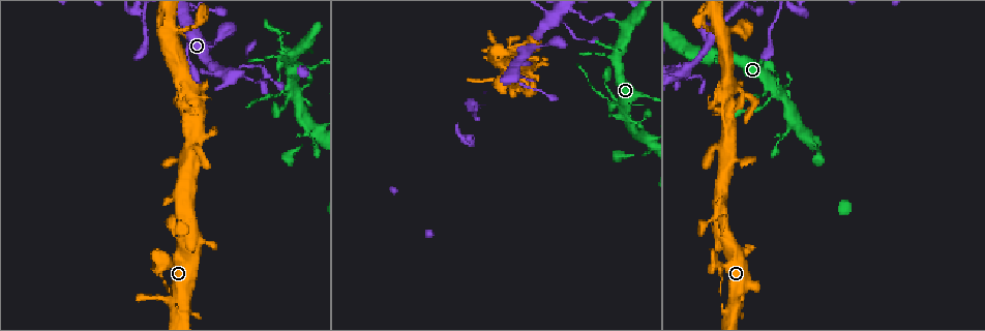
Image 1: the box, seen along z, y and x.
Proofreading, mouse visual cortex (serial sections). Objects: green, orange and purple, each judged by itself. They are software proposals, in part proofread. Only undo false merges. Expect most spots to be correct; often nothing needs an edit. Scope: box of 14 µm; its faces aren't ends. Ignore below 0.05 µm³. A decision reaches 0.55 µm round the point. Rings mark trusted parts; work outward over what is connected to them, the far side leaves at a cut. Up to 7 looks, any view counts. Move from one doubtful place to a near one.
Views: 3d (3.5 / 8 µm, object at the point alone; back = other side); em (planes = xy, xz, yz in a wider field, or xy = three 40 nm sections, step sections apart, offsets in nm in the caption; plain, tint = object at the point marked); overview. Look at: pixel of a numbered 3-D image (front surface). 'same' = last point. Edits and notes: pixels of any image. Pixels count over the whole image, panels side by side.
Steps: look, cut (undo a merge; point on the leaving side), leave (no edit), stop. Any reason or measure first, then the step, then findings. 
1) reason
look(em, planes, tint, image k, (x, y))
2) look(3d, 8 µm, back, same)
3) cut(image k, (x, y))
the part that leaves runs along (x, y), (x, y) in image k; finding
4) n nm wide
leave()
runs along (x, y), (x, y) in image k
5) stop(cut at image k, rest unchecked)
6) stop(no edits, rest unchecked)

look(3d, 3.5 µm, image 1, (728, 95))

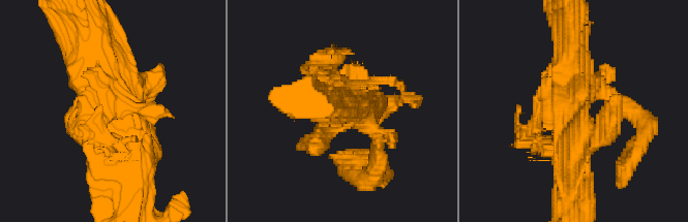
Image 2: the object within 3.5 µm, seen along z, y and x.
look(em, xy, step 5, tint, image 2, (126, 110))

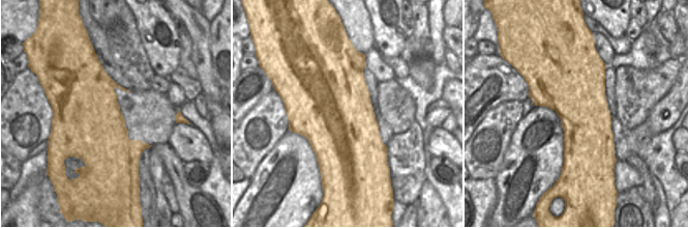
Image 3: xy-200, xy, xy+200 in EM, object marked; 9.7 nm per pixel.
800 nm wide
leave()
runs along (131, 181), (125, 107), (96, 48) in image 2; all the same cell

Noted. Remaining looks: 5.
four or more arms meet
look(3d, 8 µm, image 1, (682, 72))

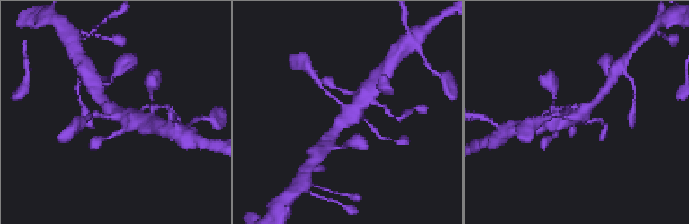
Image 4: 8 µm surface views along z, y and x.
4 arms; arms of 100, 150, 300, 350 nm
look(em, xy, step 5, tint, image 4, (578, 113))

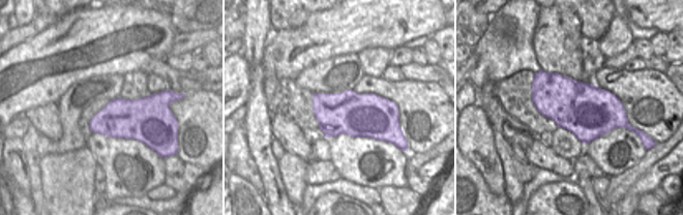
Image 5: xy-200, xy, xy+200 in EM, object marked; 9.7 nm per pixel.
420 nm wide
leave()
runs along (333, 132), (362, 99), (370, 99) in image 4; one cell here

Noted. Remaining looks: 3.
four arms meet
look(3d, 3.5 µm, image 1, (624, 110))

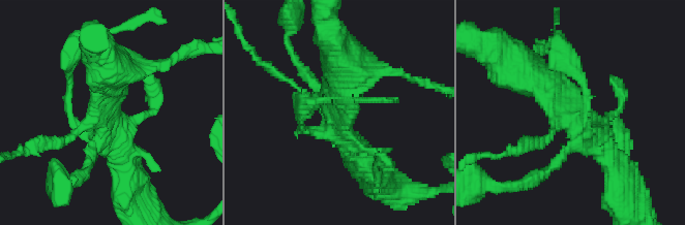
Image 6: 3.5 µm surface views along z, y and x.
look(em, xy, step 3, tint, image 6, (341, 116))

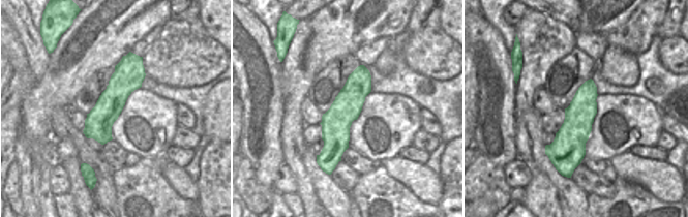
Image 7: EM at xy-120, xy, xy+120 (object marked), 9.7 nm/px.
leave()
runs along (517, 69), (555, 88), (613, 164) in image 6; continuous, no second cell

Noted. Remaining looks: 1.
stop(no edits, rest unchecked)

